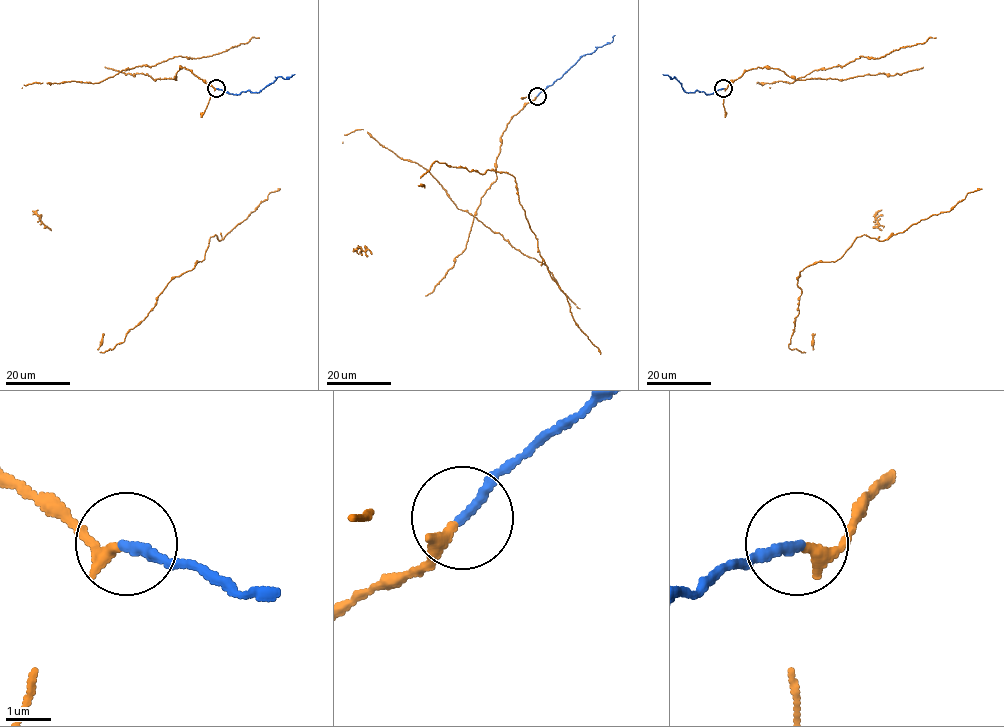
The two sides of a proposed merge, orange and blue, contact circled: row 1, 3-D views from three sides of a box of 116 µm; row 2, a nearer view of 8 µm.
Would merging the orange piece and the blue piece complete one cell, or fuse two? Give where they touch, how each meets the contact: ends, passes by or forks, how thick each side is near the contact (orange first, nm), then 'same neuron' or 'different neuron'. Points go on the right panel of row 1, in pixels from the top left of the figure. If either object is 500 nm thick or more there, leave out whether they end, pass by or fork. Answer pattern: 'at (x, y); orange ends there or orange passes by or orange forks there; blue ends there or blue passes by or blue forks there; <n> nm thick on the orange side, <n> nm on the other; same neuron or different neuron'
at (723, 88); orange ends there; blue ends there; 320 nm thick on the orange side, 240 nm on the other; different neuron

